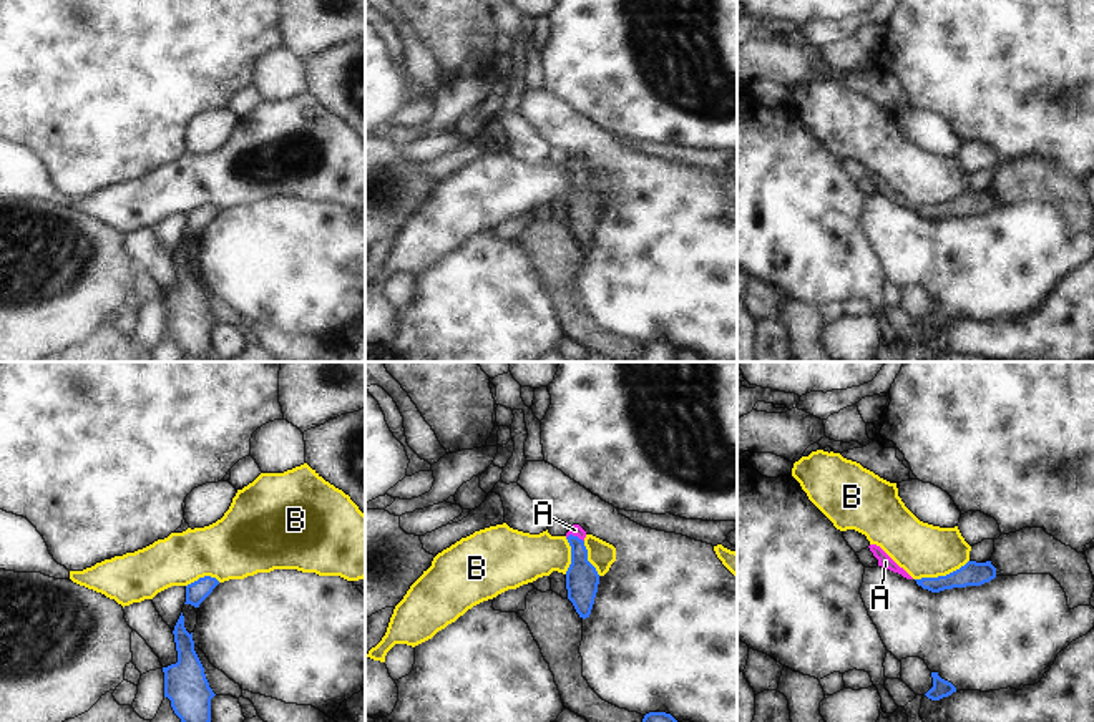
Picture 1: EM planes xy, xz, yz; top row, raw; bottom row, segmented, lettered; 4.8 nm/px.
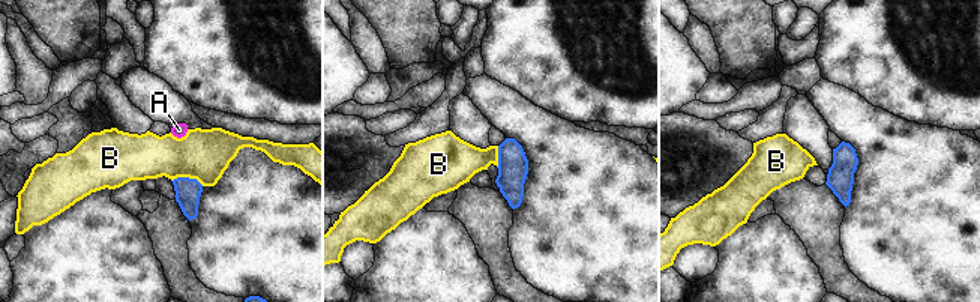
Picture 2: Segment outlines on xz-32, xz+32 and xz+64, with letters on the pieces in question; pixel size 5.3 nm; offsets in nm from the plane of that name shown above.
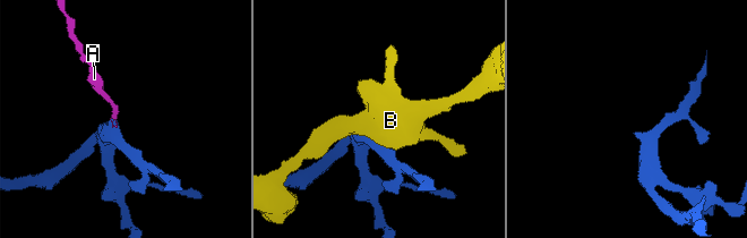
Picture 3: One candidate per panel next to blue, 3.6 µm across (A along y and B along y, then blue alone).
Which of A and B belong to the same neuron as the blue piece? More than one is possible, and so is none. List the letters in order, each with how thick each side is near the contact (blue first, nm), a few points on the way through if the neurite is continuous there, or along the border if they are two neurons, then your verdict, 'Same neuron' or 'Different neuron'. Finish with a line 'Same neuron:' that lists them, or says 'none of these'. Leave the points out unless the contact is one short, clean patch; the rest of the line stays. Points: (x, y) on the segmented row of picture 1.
A: Thickness 160 nm (blue) against 60 nm. Path across: xz (581, 578), (575, 536), (575, 530). Same neuron
B: Thickness 120 nm (blue) against 260 nm. Different neuron
Same neuron: A

